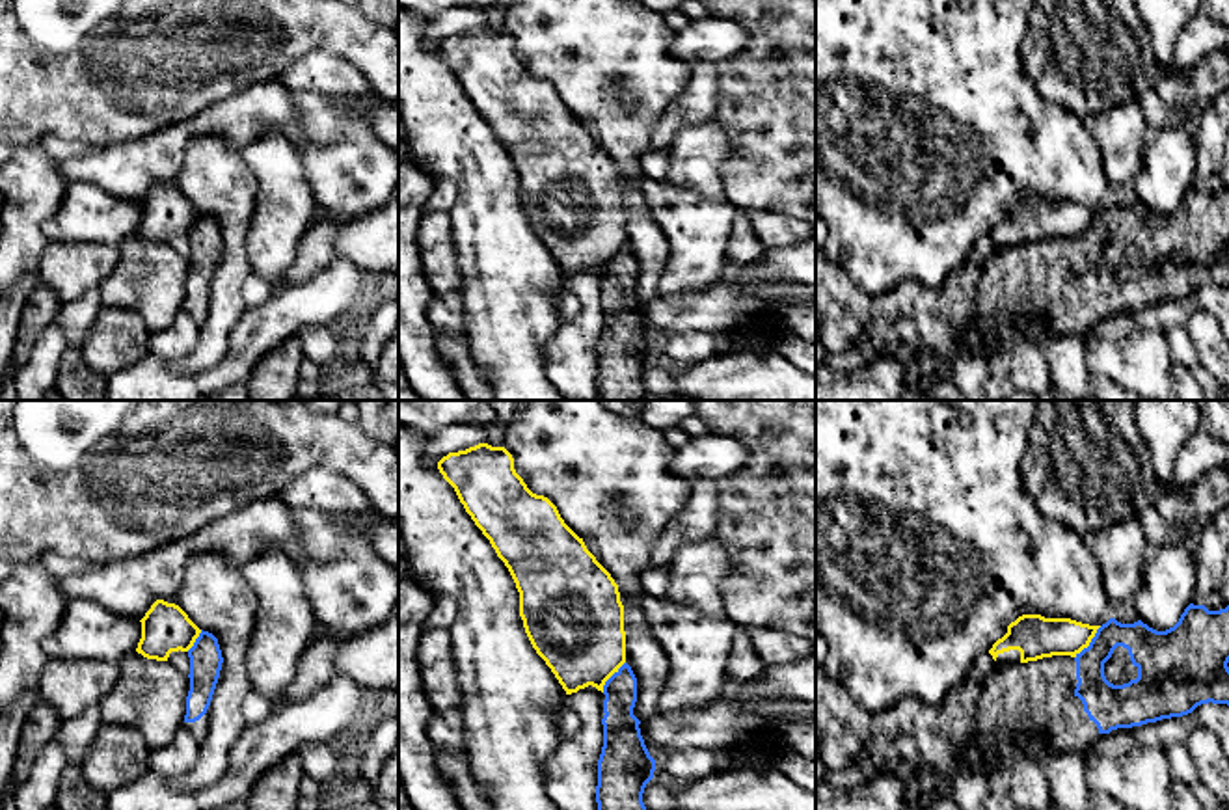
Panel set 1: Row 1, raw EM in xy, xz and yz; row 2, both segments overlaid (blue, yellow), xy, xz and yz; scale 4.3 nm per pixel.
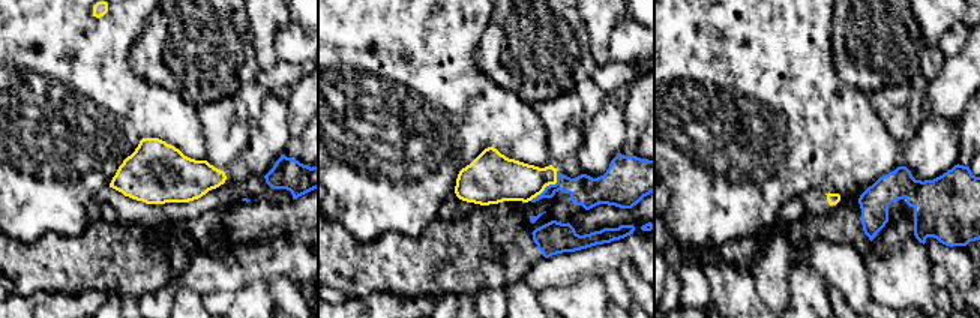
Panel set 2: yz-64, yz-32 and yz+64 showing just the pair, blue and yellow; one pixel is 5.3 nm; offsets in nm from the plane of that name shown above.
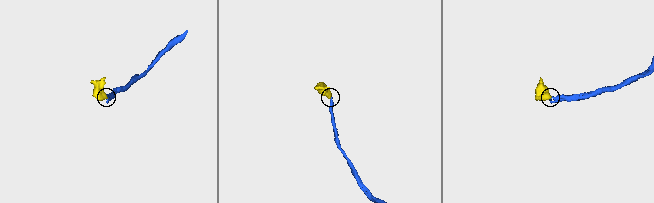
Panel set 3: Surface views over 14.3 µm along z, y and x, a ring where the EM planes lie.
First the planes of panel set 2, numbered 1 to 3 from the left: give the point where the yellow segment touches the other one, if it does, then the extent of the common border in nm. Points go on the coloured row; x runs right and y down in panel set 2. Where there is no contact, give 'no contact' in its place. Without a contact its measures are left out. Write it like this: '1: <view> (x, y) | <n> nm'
1: no contact
2: yz-32 (550, 185) | 220 nm
3: no contact

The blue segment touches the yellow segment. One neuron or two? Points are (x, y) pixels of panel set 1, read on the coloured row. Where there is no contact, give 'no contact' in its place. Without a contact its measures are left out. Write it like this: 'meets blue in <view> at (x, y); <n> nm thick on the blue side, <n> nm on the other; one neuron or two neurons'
meets blue in yz at (1090, 643); 170 nm thick on the blue side, 190 nm on the other; two neurons

